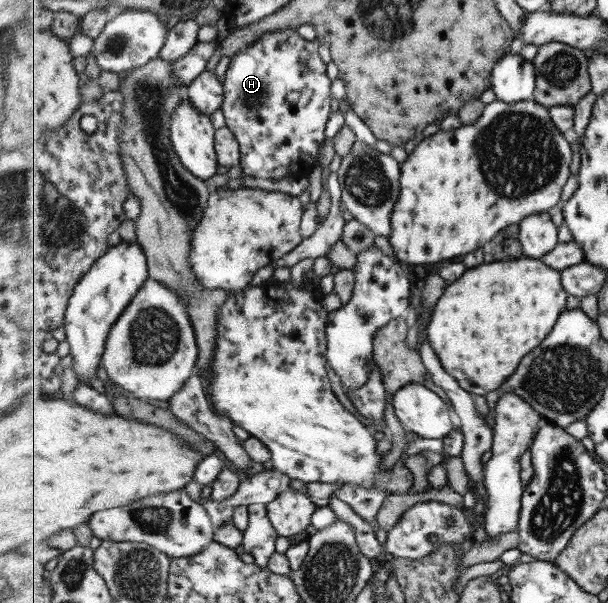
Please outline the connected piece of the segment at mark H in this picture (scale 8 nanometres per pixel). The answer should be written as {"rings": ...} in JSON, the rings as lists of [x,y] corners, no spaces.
{"rings":[[[297,28],[279,29],[279,31],[263,33],[261,39],[253,41],[251,45],[248,45],[245,49],[231,57],[223,82],[225,86],[225,101],[222,111],[225,114],[229,129],[234,131],[235,137],[240,143],[240,150],[242,151],[240,167],[243,169],[243,175],[265,179],[268,184],[272,181],[281,181],[281,179],[287,178],[305,179],[307,177],[307,175],[303,175],[305,169],[311,171],[311,169],[315,169],[315,165],[319,164],[319,149],[321,149],[321,143],[327,139],[325,129],[327,129],[327,121],[331,117],[331,103],[333,103],[333,93],[331,93],[332,79],[329,79],[329,75],[327,75],[328,63],[321,57],[320,44],[319,39],[313,41],[303,39]]]}

